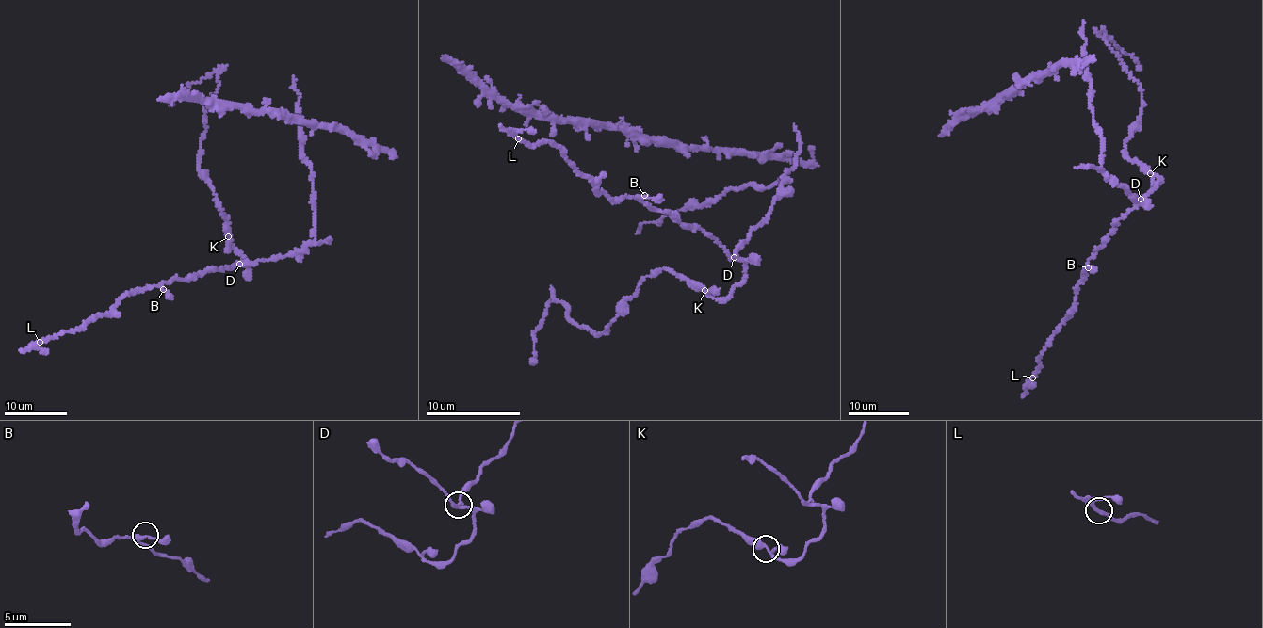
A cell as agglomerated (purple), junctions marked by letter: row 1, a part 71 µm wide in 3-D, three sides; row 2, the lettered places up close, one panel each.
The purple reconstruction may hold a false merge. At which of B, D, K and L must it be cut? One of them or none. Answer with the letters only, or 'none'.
D

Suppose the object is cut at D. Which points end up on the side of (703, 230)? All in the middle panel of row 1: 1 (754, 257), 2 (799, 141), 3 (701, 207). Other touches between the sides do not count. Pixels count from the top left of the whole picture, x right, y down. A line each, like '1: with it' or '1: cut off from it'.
1: with it
2: cut off from it
3: cut off from it

